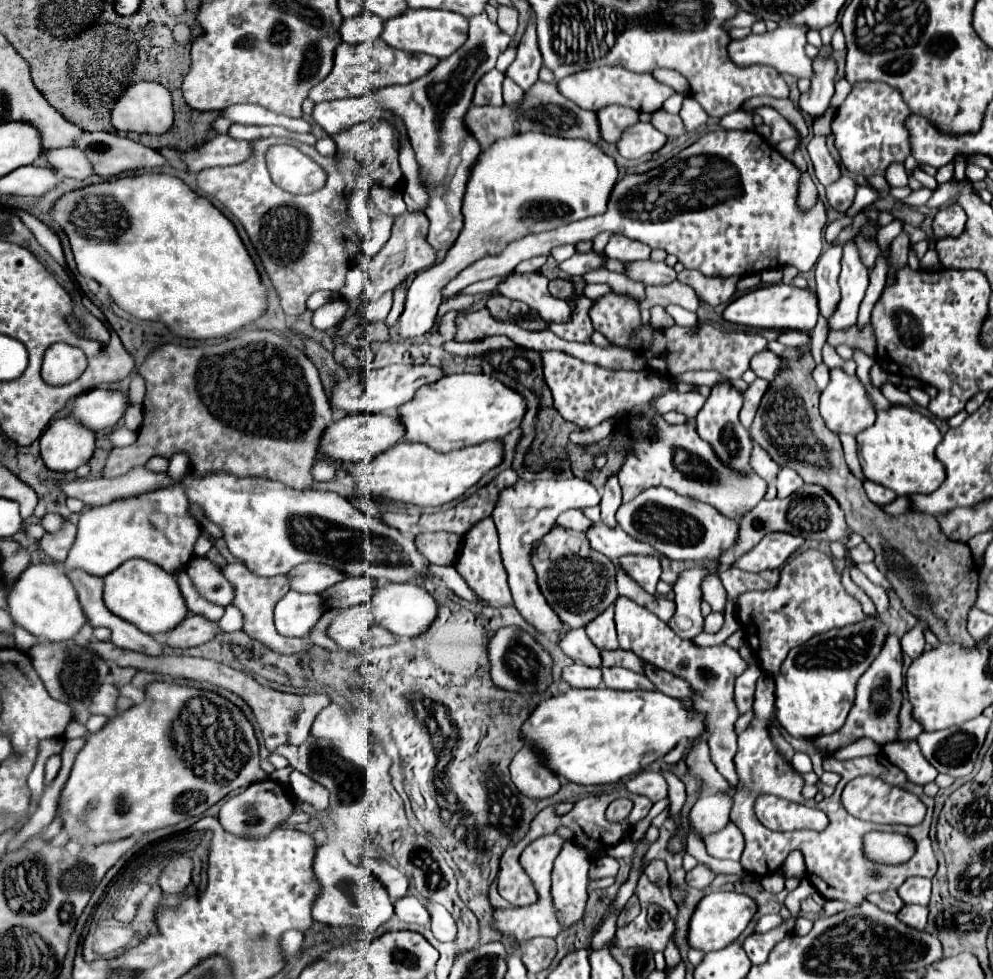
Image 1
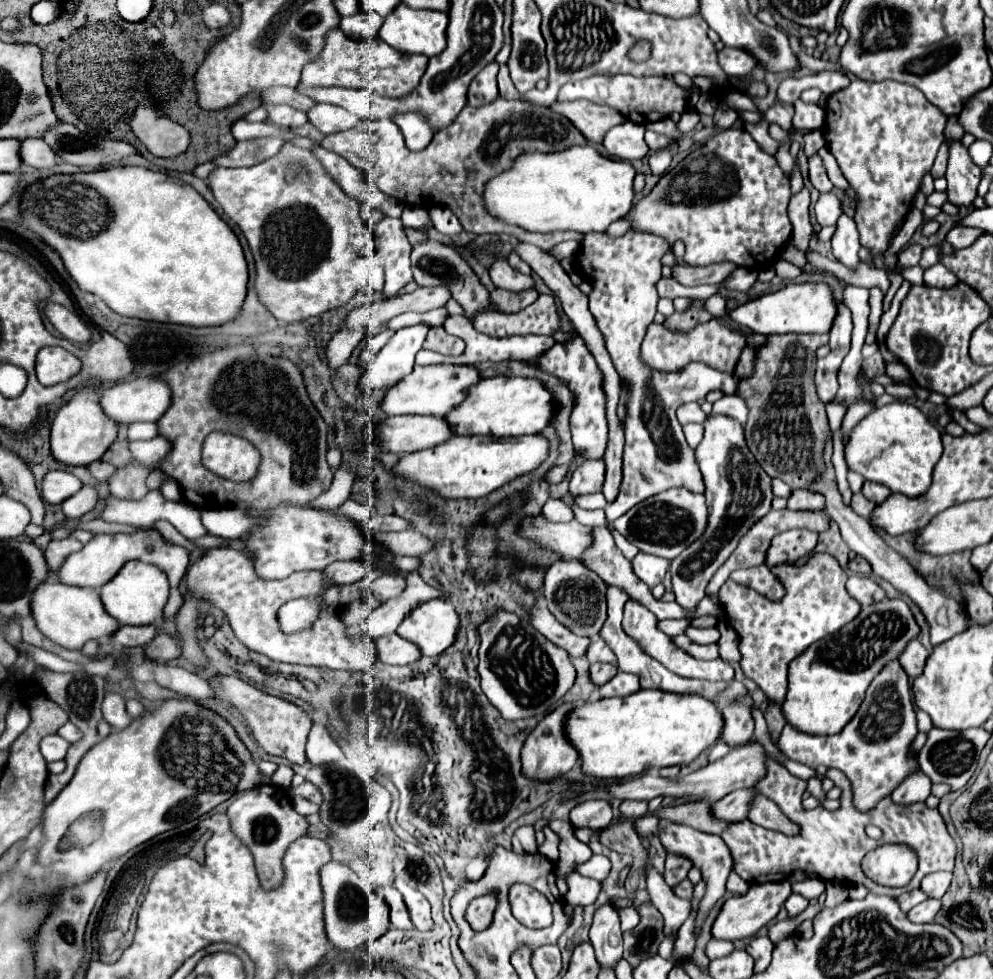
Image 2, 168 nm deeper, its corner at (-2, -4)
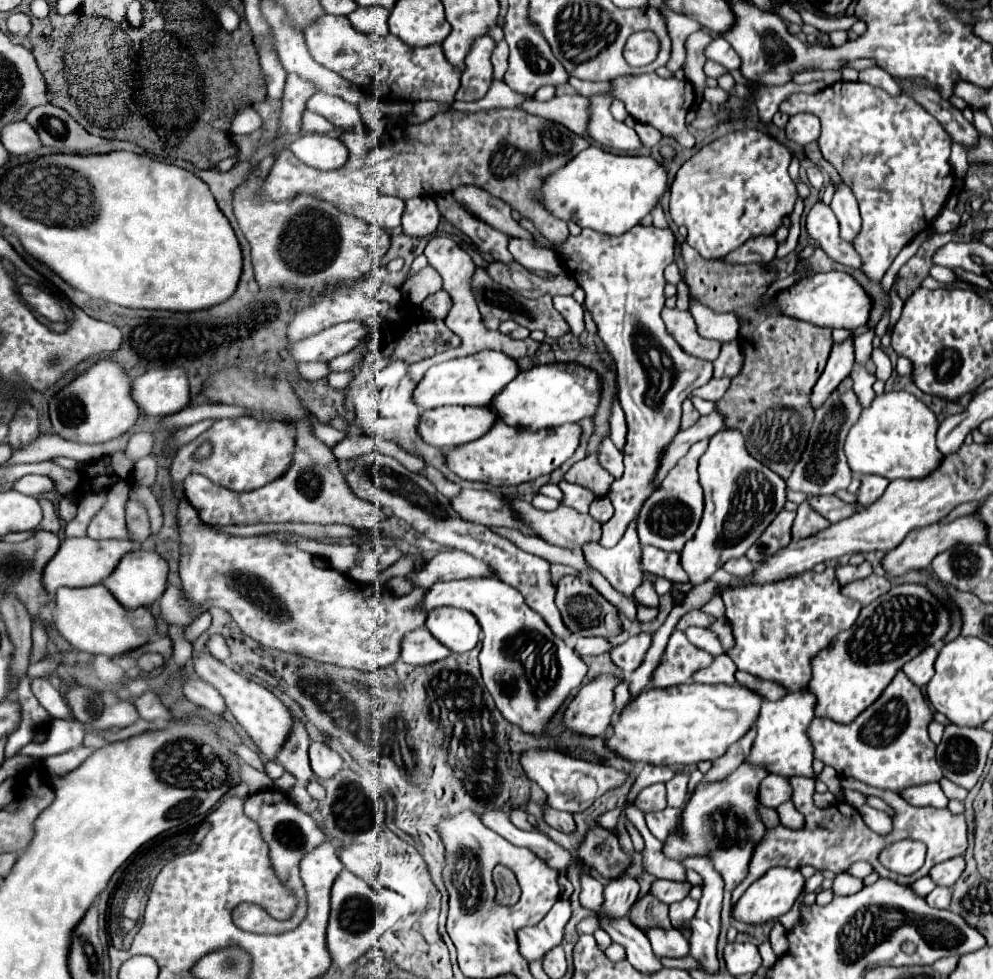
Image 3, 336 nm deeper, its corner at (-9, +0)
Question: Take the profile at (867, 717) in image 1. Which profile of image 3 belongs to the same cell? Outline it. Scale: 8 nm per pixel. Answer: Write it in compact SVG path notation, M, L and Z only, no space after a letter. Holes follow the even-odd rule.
M900 670L884 694L850 724L838 724L830 718L816 718L808 736L814 742L814 756L832 766L840 776L852 776L860 782L902 792L914 784L940 782L942 770L936 764L936 744L928 738L928 724L934 720L922 690Z

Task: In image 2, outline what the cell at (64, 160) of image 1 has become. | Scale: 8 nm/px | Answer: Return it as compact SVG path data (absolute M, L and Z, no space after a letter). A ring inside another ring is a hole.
M23 140L21 142L21 158L23 164L33 168L53 168L59 164L59 156L51 152L51 146L45 140Z

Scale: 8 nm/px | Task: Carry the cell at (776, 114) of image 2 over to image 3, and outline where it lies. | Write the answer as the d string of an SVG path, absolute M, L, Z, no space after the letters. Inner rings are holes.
M834 82L816 94L792 94L780 104L780 112L798 114L810 112L820 118L822 136L820 152L836 168L842 180L854 190L862 214L862 230L852 240L854 250L862 256L862 270L872 280L880 280L900 250L910 244L920 232L932 226L942 212L954 188L954 170L950 164L950 134L910 96L900 94L892 98L882 88L864 82Z

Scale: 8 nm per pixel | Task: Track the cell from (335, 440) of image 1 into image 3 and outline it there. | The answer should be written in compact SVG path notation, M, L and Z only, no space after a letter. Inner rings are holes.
M442 406L422 414L418 432L436 448L462 446L482 438L498 416L490 406Z

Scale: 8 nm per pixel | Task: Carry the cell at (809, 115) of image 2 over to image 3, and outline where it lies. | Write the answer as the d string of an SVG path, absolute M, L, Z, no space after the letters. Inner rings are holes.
M794 114L790 116L790 120L784 126L786 130L786 138L800 144L800 146L808 146L812 142L818 140L820 136L820 120L814 114Z

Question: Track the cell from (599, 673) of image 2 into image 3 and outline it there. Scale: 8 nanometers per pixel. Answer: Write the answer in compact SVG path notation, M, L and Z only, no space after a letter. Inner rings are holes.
M640 632L640 634L628 638L624 644L620 644L612 650L612 662L618 668L622 668L624 674L630 674L642 664L650 644L652 644L652 634L650 632Z

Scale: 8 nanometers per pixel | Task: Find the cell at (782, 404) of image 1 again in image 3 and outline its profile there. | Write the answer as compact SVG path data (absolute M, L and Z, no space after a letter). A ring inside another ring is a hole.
M686 242L682 244L682 256L686 262L686 280L690 286L690 292L696 300L702 304L714 308L716 312L734 312L740 318L740 334L738 342L744 352L744 364L738 376L732 378L730 390L716 402L716 412L722 412L726 416L726 428L738 428L742 432L746 450L750 456L754 456L758 462L766 464L772 472L776 472L780 478L788 478L792 474L792 468L796 466L800 454L804 452L806 438L810 432L810 422L814 420L814 408L810 406L810 392L822 374L832 338L830 328L820 328L810 322L802 322L798 318L790 318L774 306L774 298L764 298L772 282L776 280L778 270L770 268L768 264L726 264L722 258L718 260L702 260Z

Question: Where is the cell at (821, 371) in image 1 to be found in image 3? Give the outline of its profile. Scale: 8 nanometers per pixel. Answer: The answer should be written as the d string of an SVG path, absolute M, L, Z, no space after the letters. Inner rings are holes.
M852 338L844 340L842 344L834 344L828 364L822 372L822 376L818 378L814 392L810 396L812 408L818 408L824 404L824 400L830 396L830 392L850 374L854 364L854 346L852 346Z

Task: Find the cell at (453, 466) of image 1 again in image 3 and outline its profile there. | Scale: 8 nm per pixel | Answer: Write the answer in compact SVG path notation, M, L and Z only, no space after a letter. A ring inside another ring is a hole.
M500 420L500 424L494 424L486 436L448 450L446 460L450 470L464 480L486 482L492 486L518 486L522 482L536 480L538 476L550 474L560 464L564 464L576 452L580 436L580 424L562 424L558 428L530 432L528 428L514 428Z

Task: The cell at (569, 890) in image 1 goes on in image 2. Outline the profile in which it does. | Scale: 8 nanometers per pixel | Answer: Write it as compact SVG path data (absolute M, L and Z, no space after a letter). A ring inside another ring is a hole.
M551 820L549 828L553 828L559 836L561 836L561 844L559 844L559 860L555 862L555 876L557 876L557 888L562 897L568 892L567 874L575 872L575 868L579 864L585 864L591 858L591 848L583 842L579 842L573 836L573 824L565 822L565 820Z

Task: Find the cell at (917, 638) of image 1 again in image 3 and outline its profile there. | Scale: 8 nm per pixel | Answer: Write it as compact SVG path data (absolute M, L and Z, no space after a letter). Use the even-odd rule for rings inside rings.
M930 646L930 648L926 648L922 654L918 654L916 658L912 658L912 660L902 668L902 672L904 672L914 684L918 684L918 686L922 688L922 686L926 686L926 684L932 680L932 676L934 676L934 660L936 660L936 656L938 656L938 652Z

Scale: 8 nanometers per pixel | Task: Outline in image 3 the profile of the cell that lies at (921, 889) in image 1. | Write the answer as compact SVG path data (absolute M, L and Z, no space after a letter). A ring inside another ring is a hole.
M958 856L958 858L950 858L946 862L940 862L936 864L932 870L930 870L930 876L932 880L938 884L938 886L954 886L954 882L960 878L962 870L964 870L964 858Z

